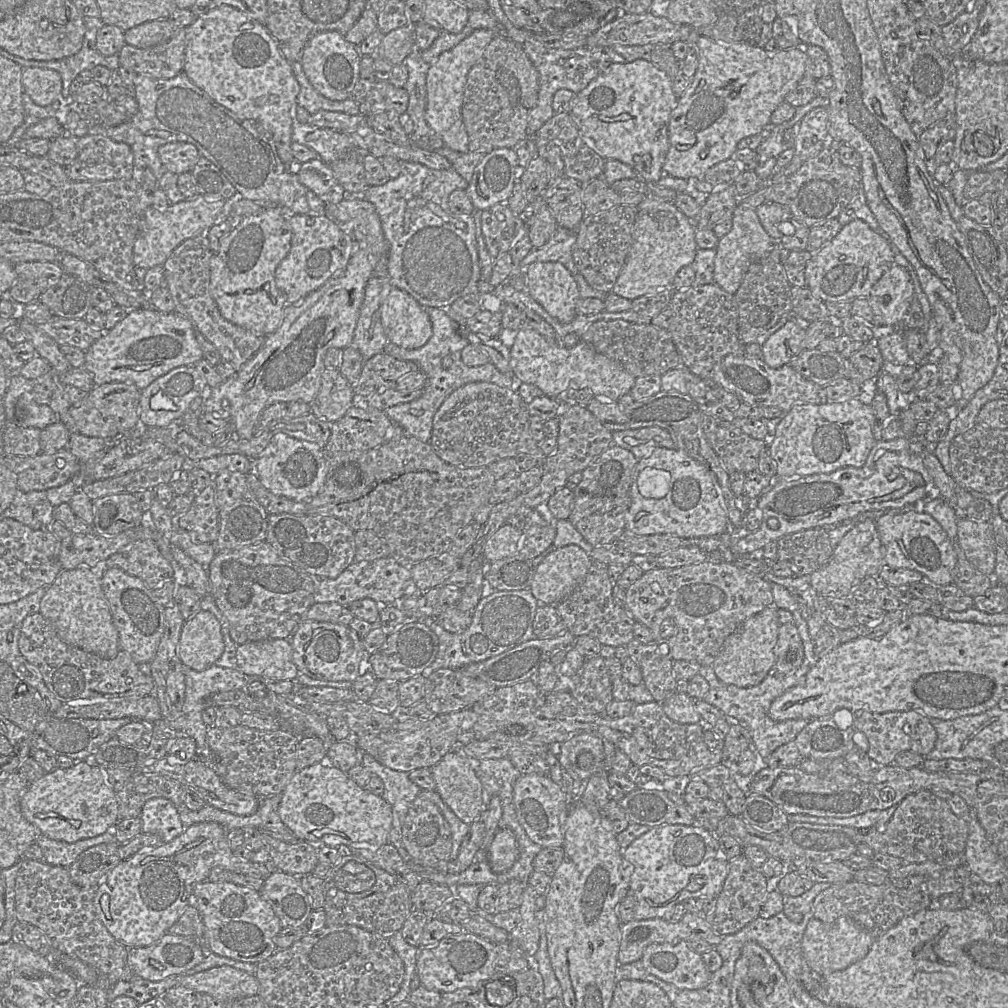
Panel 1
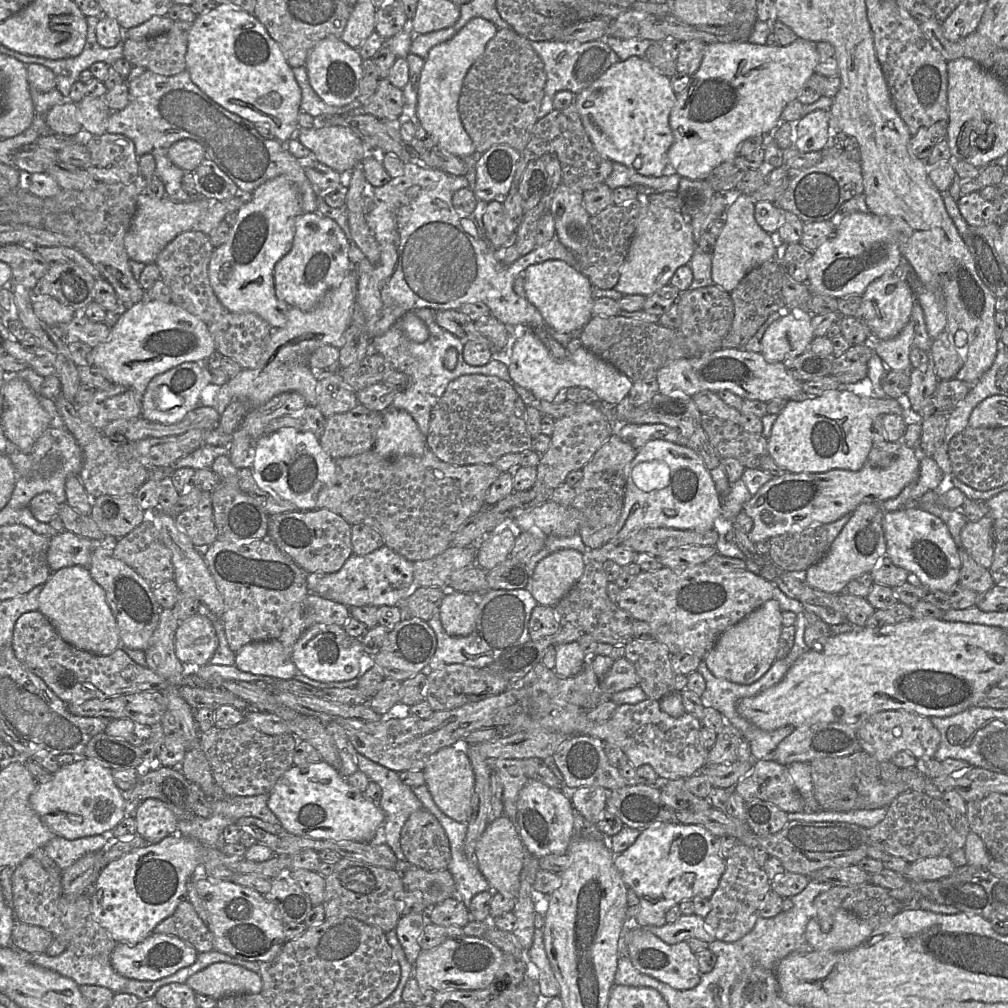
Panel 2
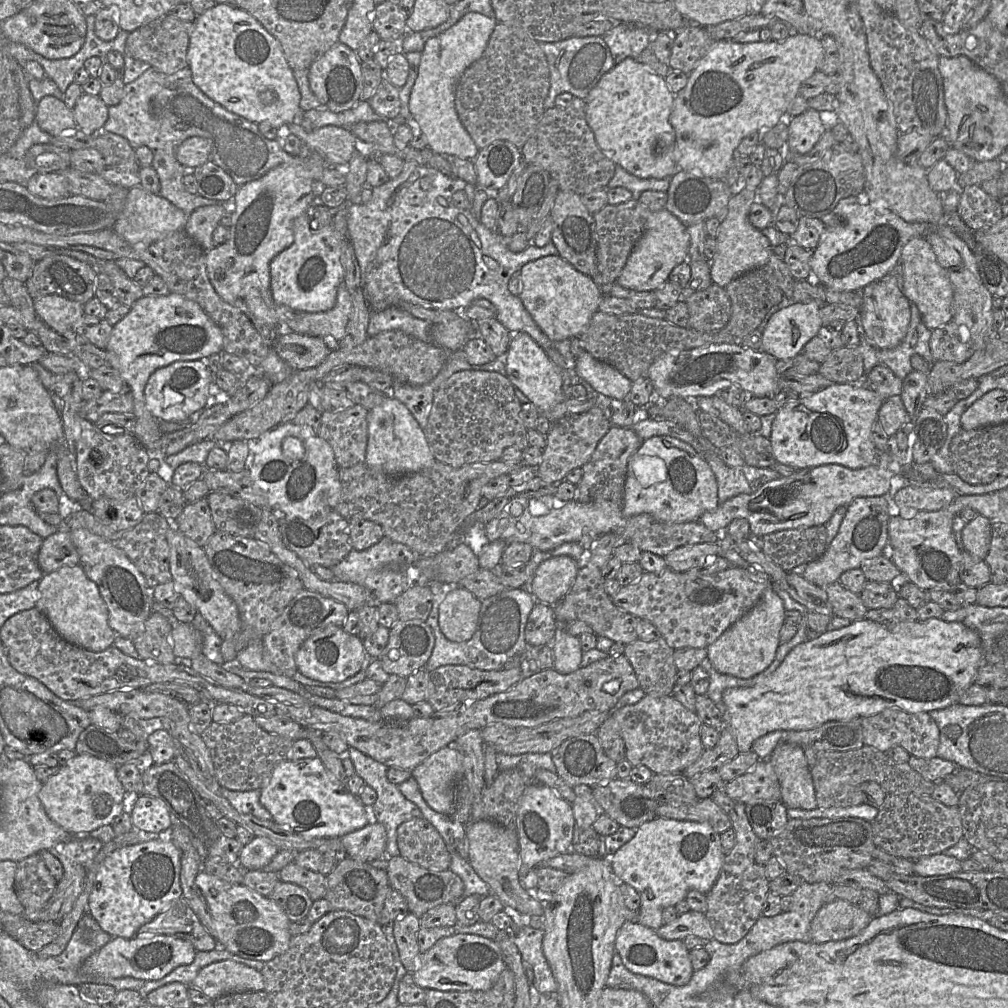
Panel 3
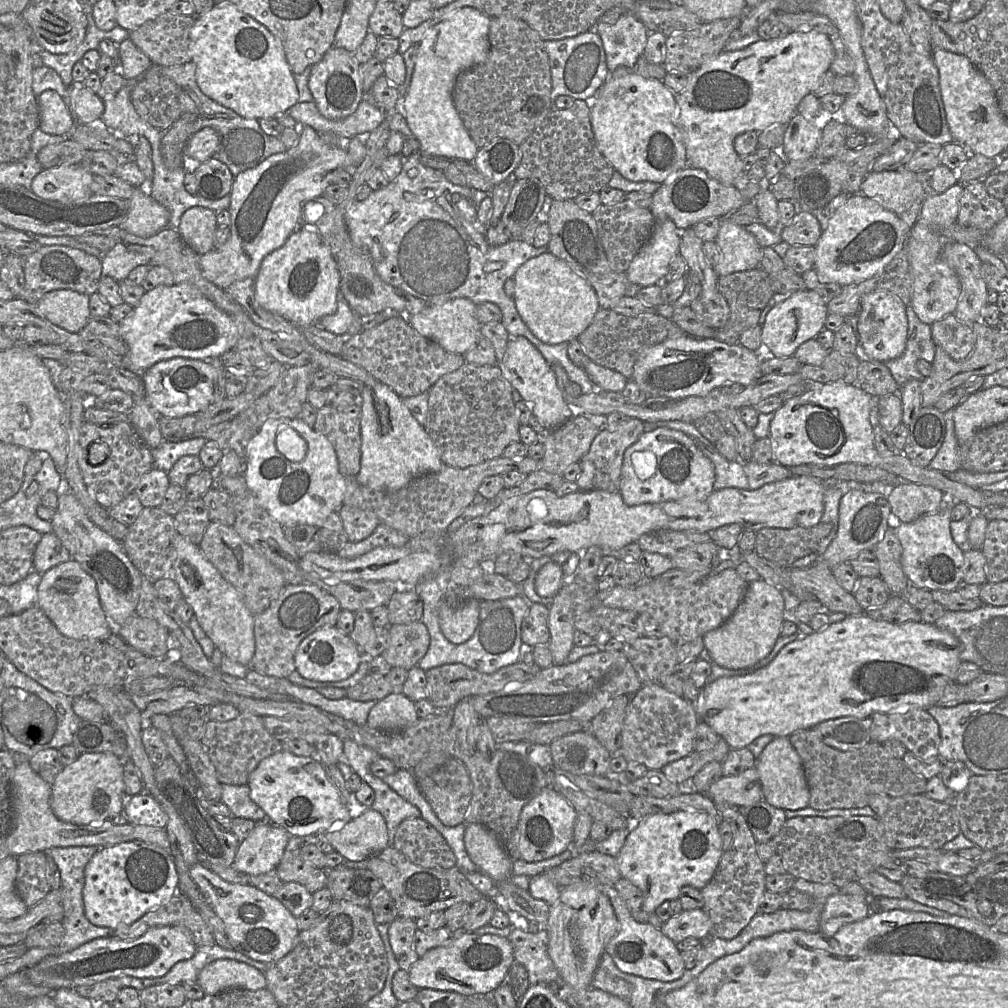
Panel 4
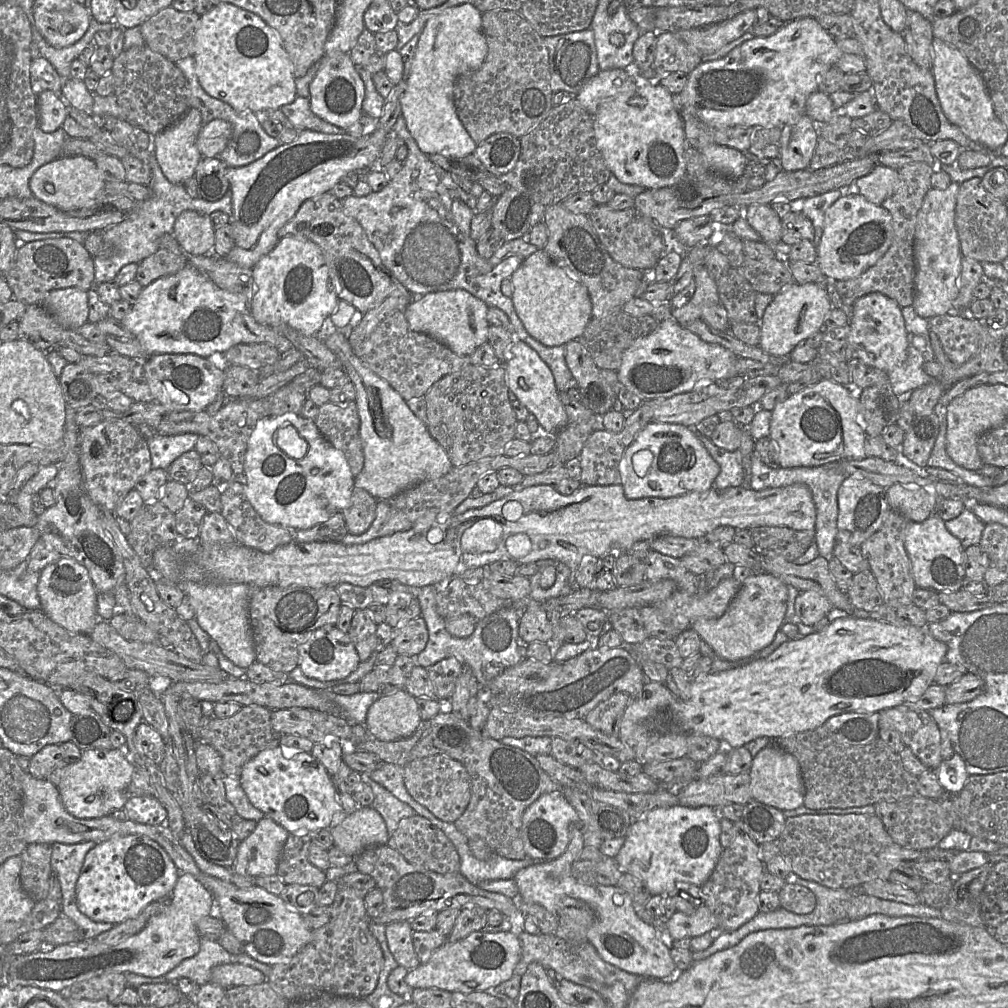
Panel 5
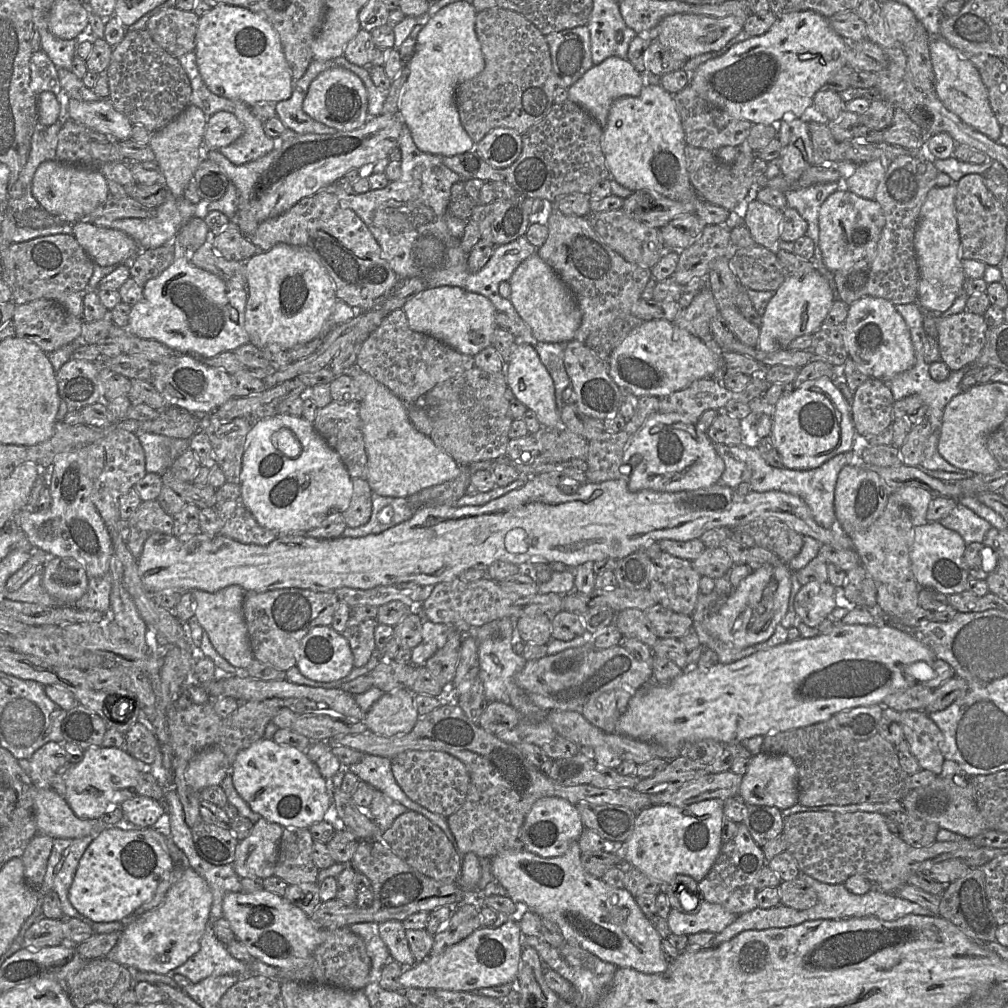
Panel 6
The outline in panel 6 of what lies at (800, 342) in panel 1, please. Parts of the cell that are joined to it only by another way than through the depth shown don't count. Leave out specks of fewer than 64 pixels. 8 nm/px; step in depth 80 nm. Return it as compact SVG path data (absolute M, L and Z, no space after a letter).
M816 269L801 277L788 275L762 316L757 348L766 353L787 349L795 338L813 335L824 323L835 299L828 280Z

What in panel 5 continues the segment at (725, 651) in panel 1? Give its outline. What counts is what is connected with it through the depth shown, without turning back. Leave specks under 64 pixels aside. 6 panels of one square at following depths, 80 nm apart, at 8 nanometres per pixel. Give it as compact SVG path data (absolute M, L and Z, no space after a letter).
M755 572L743 581L721 617L696 619L691 629L697 632L719 657L737 661L753 655L773 641L784 624L787 600L786 583L769 573Z

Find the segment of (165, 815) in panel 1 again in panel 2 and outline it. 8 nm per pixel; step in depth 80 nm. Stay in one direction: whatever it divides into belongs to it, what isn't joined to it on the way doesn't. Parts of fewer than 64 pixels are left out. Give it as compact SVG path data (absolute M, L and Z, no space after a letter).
M148 798L135 810L136 834L147 843L157 843L178 829L179 820L161 800Z

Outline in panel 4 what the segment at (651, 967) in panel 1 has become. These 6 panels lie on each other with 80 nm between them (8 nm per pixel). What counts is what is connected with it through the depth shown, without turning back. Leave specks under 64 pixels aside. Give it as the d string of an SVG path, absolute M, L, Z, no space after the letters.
M602 886L602 890L609 898L619 923L617 933L605 947L605 952L612 957L617 968L625 973L663 982L682 977L686 968L676 943L650 923L636 921L614 886Z

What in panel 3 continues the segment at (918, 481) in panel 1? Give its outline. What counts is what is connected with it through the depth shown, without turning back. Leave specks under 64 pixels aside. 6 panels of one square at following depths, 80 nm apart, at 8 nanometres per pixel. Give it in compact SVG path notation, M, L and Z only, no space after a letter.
M892 451L881 452L879 462L866 468L851 469L839 464L827 464L800 469L790 476L771 480L755 492L739 494L713 511L704 513L699 522L713 532L726 528L736 518L745 518L750 525L750 533L766 534L825 524L840 506L848 506L858 497L883 496L890 490L890 479L903 474L901 457Z

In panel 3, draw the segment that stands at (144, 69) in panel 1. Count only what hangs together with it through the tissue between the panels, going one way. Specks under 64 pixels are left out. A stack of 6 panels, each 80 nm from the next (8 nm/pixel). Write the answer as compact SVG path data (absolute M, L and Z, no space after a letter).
M171 14L154 20L129 33L125 53L133 58L149 63L152 68L165 74L173 74L188 65L187 52L194 22L181 20Z

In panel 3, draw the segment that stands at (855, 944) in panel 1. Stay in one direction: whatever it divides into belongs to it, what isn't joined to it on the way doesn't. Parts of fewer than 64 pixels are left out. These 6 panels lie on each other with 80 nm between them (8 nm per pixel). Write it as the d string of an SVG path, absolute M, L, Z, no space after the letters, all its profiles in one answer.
M842 899L823 904L810 925L811 941L817 944L858 935L872 919L866 911Z

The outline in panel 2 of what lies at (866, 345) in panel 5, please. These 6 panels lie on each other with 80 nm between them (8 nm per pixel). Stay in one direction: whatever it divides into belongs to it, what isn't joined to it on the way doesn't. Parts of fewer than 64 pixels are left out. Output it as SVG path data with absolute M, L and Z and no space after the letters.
M896 271L885 273L870 283L861 297L863 300L863 322L876 339L894 338L908 323L914 304L914 290L901 273Z

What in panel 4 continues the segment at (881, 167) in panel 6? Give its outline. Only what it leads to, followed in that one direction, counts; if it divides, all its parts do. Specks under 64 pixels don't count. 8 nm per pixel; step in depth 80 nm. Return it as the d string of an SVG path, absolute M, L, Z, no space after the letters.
M899 167L896 170L870 171L862 182L861 192L885 209L900 215L917 198L925 198L925 188L916 172Z

